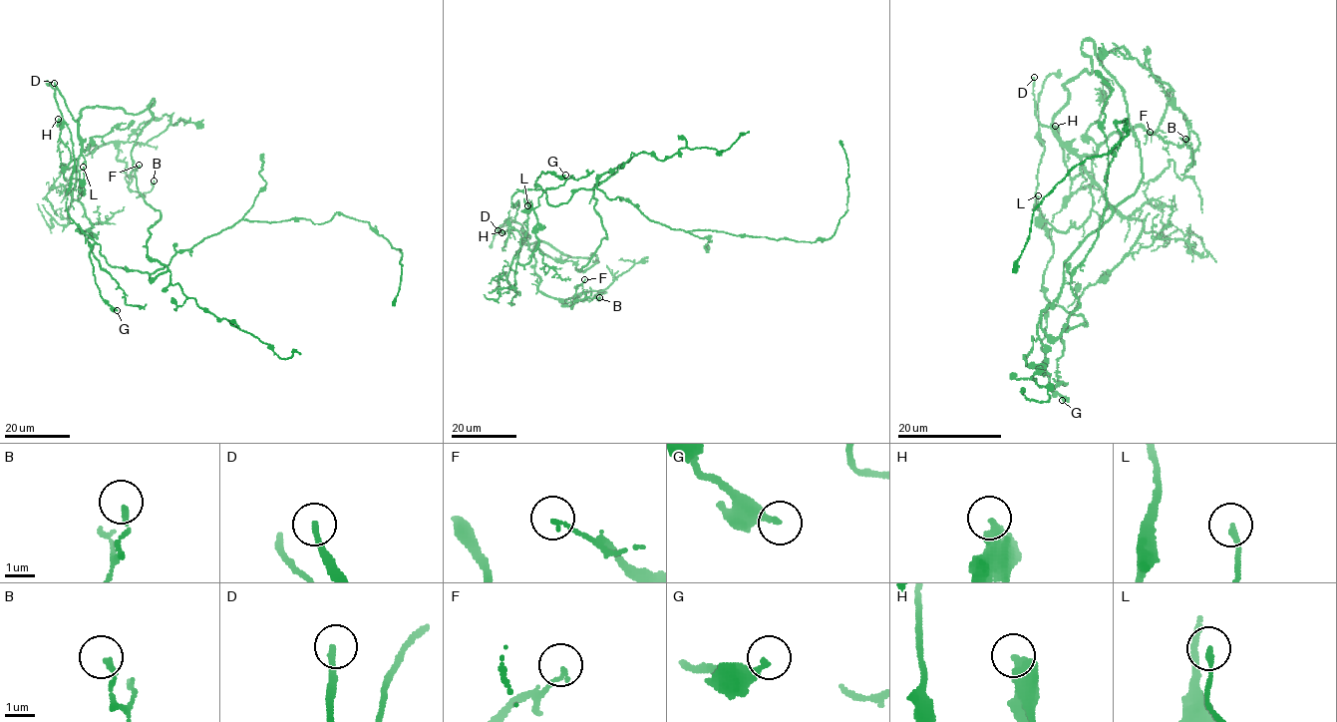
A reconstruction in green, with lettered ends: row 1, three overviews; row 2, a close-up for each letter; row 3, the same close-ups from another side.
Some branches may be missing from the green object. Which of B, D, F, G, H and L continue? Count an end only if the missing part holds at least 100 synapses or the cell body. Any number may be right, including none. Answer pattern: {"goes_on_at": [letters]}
{"goes_on_at": ["D"]}

